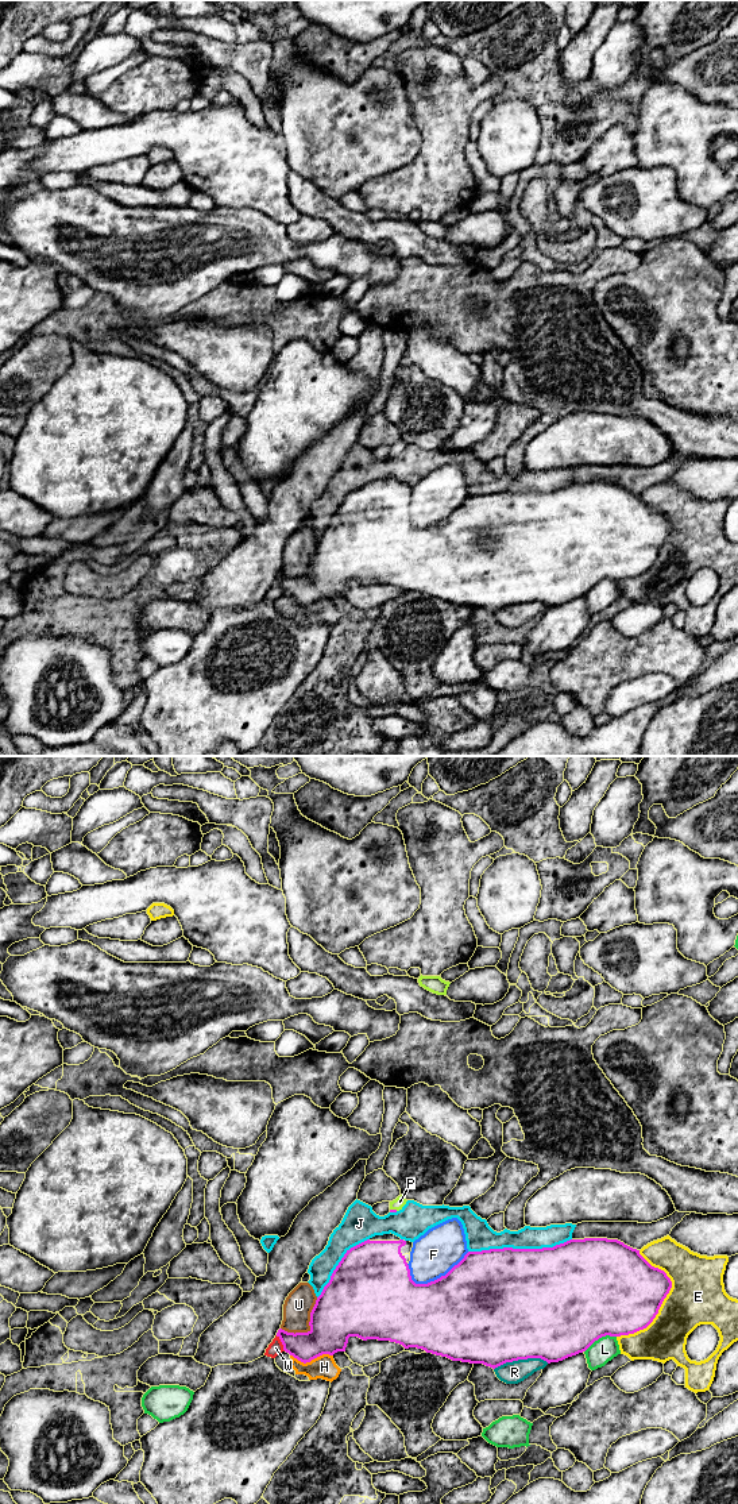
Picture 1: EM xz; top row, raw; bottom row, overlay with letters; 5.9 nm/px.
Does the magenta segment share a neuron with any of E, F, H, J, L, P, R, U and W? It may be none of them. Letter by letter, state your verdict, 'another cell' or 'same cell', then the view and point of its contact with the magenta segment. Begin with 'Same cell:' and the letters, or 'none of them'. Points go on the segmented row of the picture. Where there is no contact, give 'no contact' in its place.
Same cell: P
E: another cell; contact xz (663, 1300)
F: another cell; contact xz (440, 1277)
H: another cell; contact xz (312, 1358)
J: another cell; contact xz (520, 1249)
L: another cell; contact xz (599, 1337)
P: same cell; contact xz (394, 1210)
R: another cell; contact xz (521, 1358)
U: another cell; contact xz (310, 1327)
W: another cell; contact xz (282, 1344)

